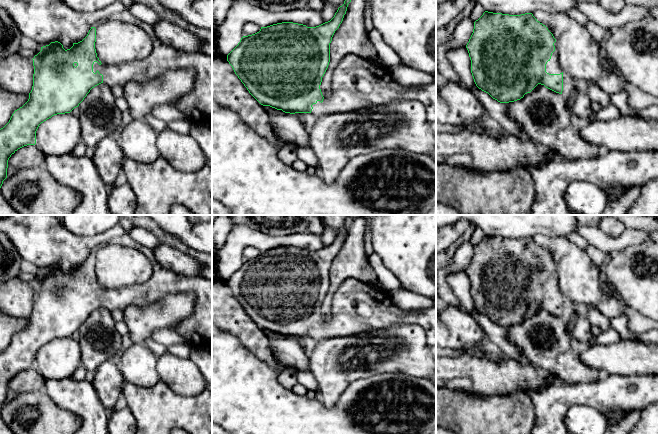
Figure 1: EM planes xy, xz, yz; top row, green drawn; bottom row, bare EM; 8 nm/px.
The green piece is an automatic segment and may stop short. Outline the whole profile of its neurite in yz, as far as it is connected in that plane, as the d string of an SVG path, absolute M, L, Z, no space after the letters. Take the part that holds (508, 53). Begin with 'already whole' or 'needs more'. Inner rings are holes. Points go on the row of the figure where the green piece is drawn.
needs more; M485 11L474 22L466 48L476 86L500 103L520 100L538 84L562 94L563 72L558 62L556 39L532 13L509 15Z

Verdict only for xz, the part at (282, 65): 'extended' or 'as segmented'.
extended

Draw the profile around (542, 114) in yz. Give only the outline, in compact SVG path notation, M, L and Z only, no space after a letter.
M538 84L520 100L505 103L509 115L518 123L521 130L545 150L552 151L569 161L597 158L601 149L585 141L573 124L568 109L569 100L544 85Z

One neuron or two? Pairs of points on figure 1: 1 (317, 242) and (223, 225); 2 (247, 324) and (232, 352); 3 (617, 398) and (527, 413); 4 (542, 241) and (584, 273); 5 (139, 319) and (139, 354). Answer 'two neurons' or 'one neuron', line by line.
1: two neurons
2: two neurons
3: two neurons
4: one neuron
5: two neurons

